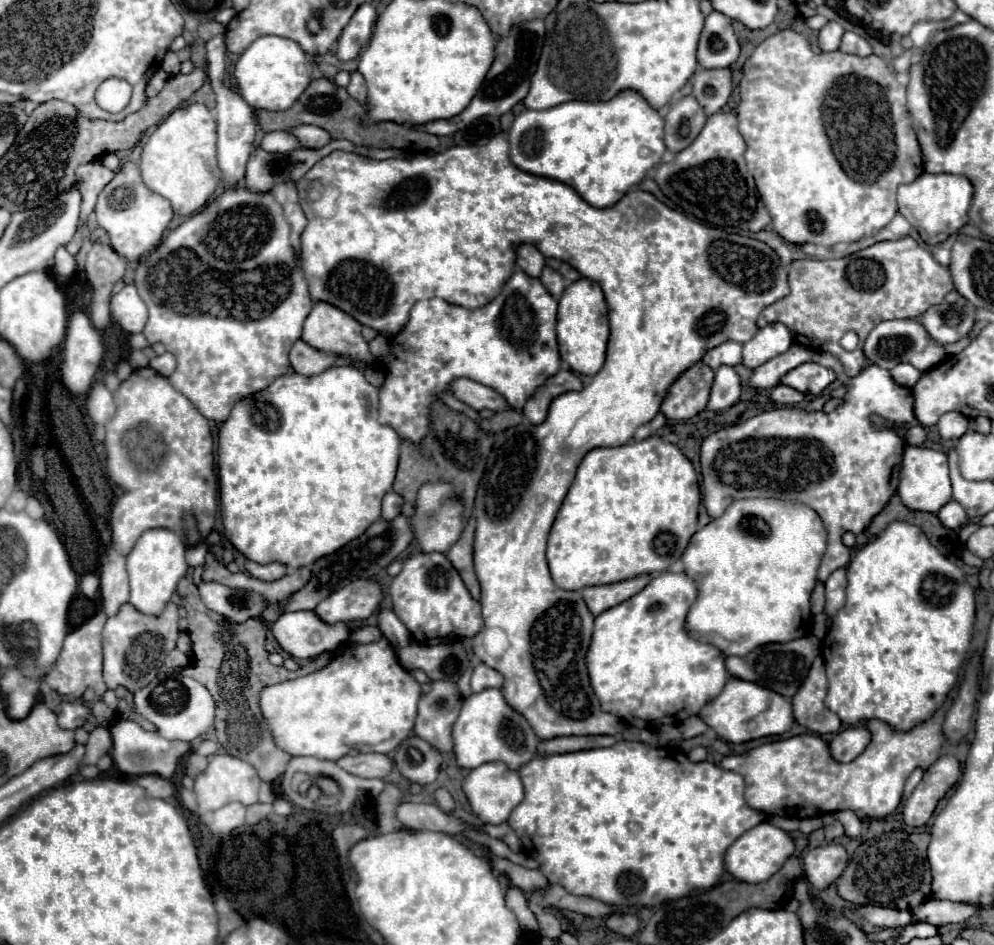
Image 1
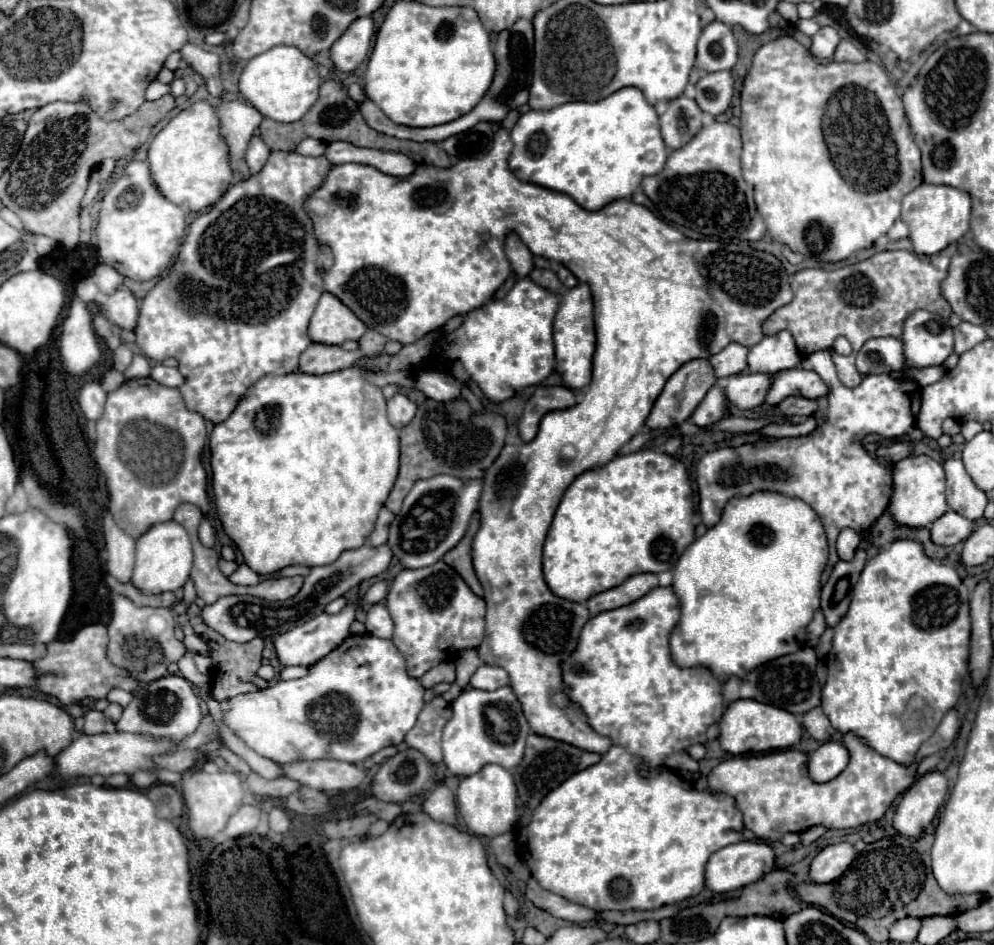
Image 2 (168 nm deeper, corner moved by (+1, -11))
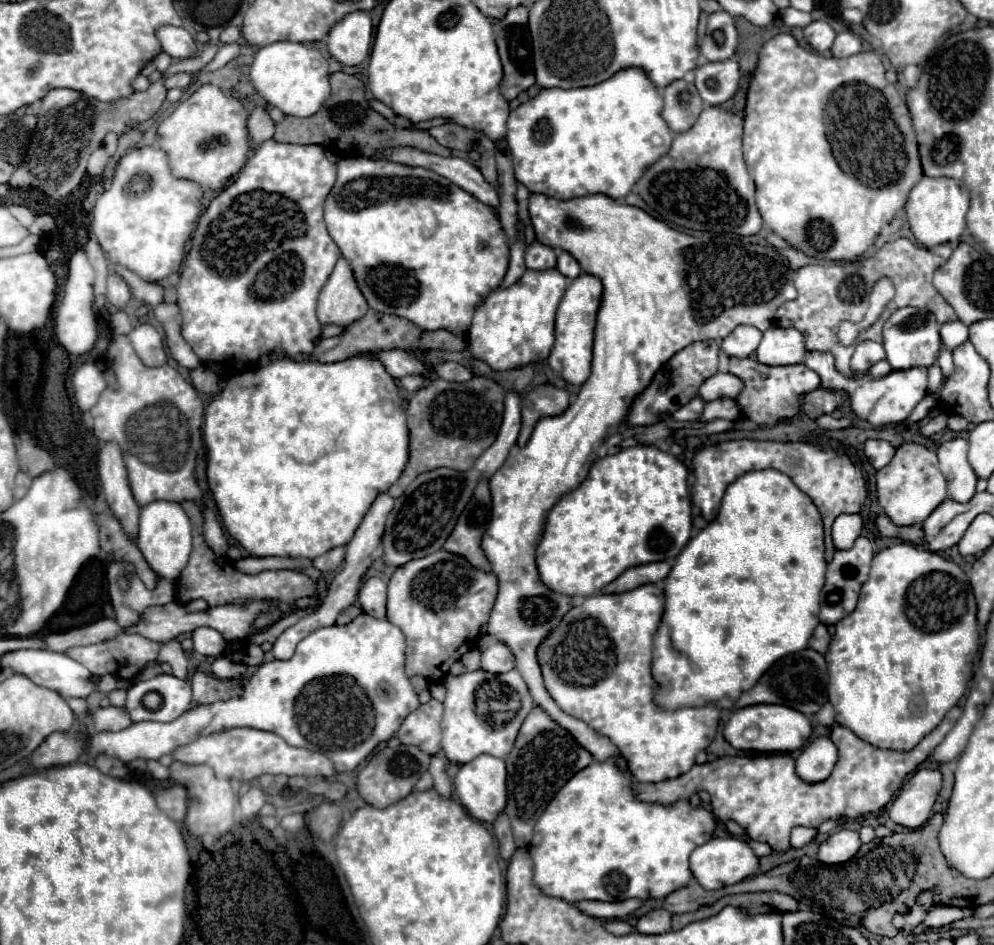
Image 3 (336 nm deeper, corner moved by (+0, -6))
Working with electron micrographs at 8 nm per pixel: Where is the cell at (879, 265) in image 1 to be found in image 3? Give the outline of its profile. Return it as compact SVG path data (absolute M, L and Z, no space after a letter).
M896 239L896 241L888 241L882 249L878 249L872 257L862 259L862 261L852 261L852 263L844 263L844 265L832 265L832 267L822 267L822 265L806 265L798 271L794 271L794 285L798 289L798 297L794 301L784 303L778 313L776 313L776 321L780 327L794 327L804 335L804 345L808 351L822 351L822 353L832 353L834 361L836 361L836 369L844 375L844 377L854 377L856 373L852 373L850 367L850 357L854 353L854 345L850 347L840 347L834 339L832 329L840 323L840 321L862 321L866 309L868 309L868 301L870 301L870 293L874 287L874 281L888 277L894 283L896 295L894 299L886 305L884 313L878 317L878 321L868 327L866 331L860 333L860 341L864 339L872 339L872 341L882 341L882 325L884 321L900 307L906 305L914 305L914 307L924 307L928 311L932 311L938 319L938 323L948 323L948 321L956 321L956 311L952 309L952 305L948 305L948 301L944 301L944 297L940 297L940 293L936 293L934 285L932 285L932 275L934 271L944 265L944 259L934 255L932 251L914 245L908 239Z

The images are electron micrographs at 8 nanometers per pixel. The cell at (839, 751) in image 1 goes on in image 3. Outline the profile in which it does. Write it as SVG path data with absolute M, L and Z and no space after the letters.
M820 737L804 747L804 751L796 759L796 773L800 779L808 783L824 781L828 773L832 773L836 765L838 749L830 741L830 737Z

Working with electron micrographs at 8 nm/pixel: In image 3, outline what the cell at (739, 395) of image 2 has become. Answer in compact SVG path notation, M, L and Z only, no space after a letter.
M716 373L708 381L704 381L698 395L706 401L714 401L714 399L722 399L722 397L736 399L740 395L742 387L744 387L744 381L740 381L740 377L736 377L734 373Z

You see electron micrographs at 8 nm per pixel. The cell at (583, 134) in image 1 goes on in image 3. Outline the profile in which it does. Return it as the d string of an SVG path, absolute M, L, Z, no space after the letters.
M642 69L618 71L608 81L580 89L542 89L534 99L522 103L508 117L508 147L512 151L516 181L530 193L544 193L554 199L572 199L584 195L608 195L624 199L648 165L654 165L668 153L674 133L660 117L662 97Z

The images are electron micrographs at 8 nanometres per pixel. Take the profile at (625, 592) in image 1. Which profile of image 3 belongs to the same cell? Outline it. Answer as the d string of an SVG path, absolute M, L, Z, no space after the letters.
M664 561L638 565L638 567L624 571L618 579L608 583L602 589L602 593L626 593L626 591L632 591L632 589L646 585L646 583L660 583L660 581L666 579L668 571L670 571L670 565L664 563Z

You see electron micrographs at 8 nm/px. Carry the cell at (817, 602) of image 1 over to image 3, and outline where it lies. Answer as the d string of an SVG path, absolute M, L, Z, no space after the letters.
M818 623L818 627L814 629L814 633L812 633L812 637L810 637L808 647L810 647L810 649L816 649L818 653L826 653L826 651L828 651L828 643L830 643L830 635L828 635L828 631L826 631L826 625Z

